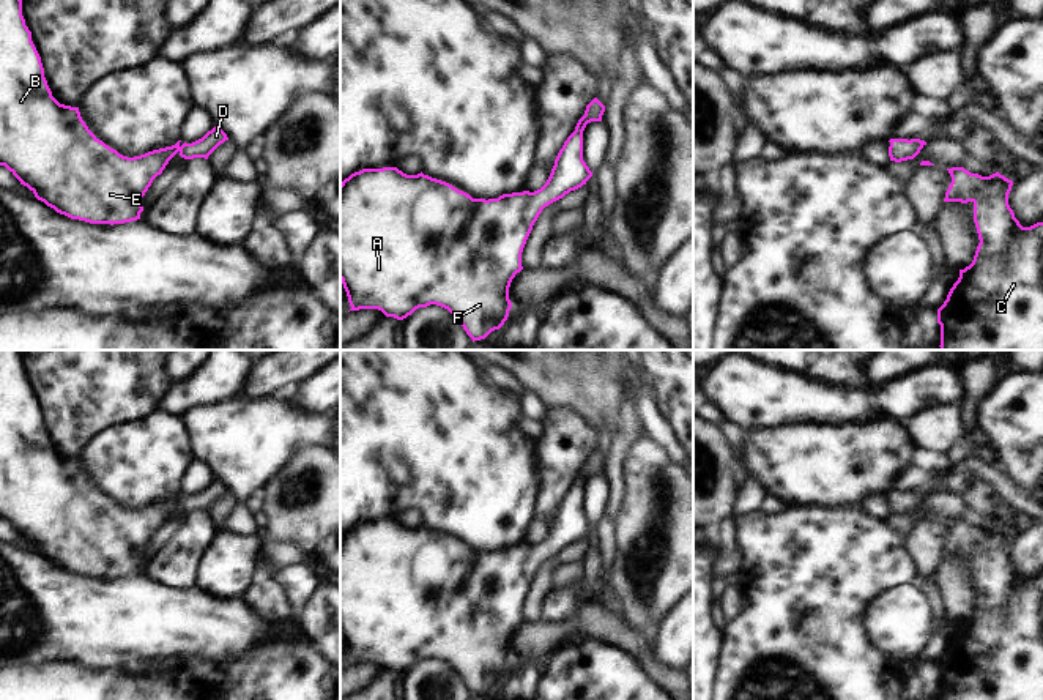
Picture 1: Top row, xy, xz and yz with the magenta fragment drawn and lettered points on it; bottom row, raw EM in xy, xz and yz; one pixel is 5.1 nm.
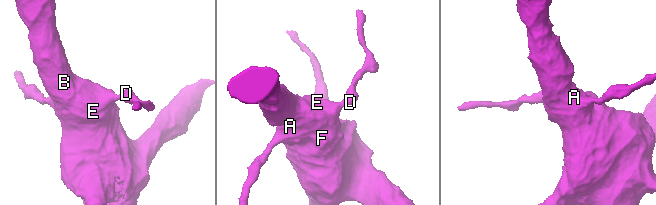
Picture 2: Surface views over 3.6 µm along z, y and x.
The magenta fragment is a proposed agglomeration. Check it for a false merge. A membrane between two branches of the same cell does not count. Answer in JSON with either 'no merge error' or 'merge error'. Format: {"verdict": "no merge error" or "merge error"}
{"verdict": "no merge error"}

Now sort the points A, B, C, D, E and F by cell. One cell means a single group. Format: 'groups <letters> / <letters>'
groups A B C D E F

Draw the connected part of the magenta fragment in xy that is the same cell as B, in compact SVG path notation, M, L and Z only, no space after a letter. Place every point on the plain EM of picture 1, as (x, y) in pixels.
M0 350L0 519L5 519L27 539L38 553L71 572L90 577L124 577L140 572L143 560L139 553L145 549L153 533L162 527L169 514L178 506L184 512L205 511L225 493L221 481L213 481L192 497L180 497L128 511L99 493L85 478L79 460L60 457L44 430L41 410L32 394L32 385L22 369L20 350Z

